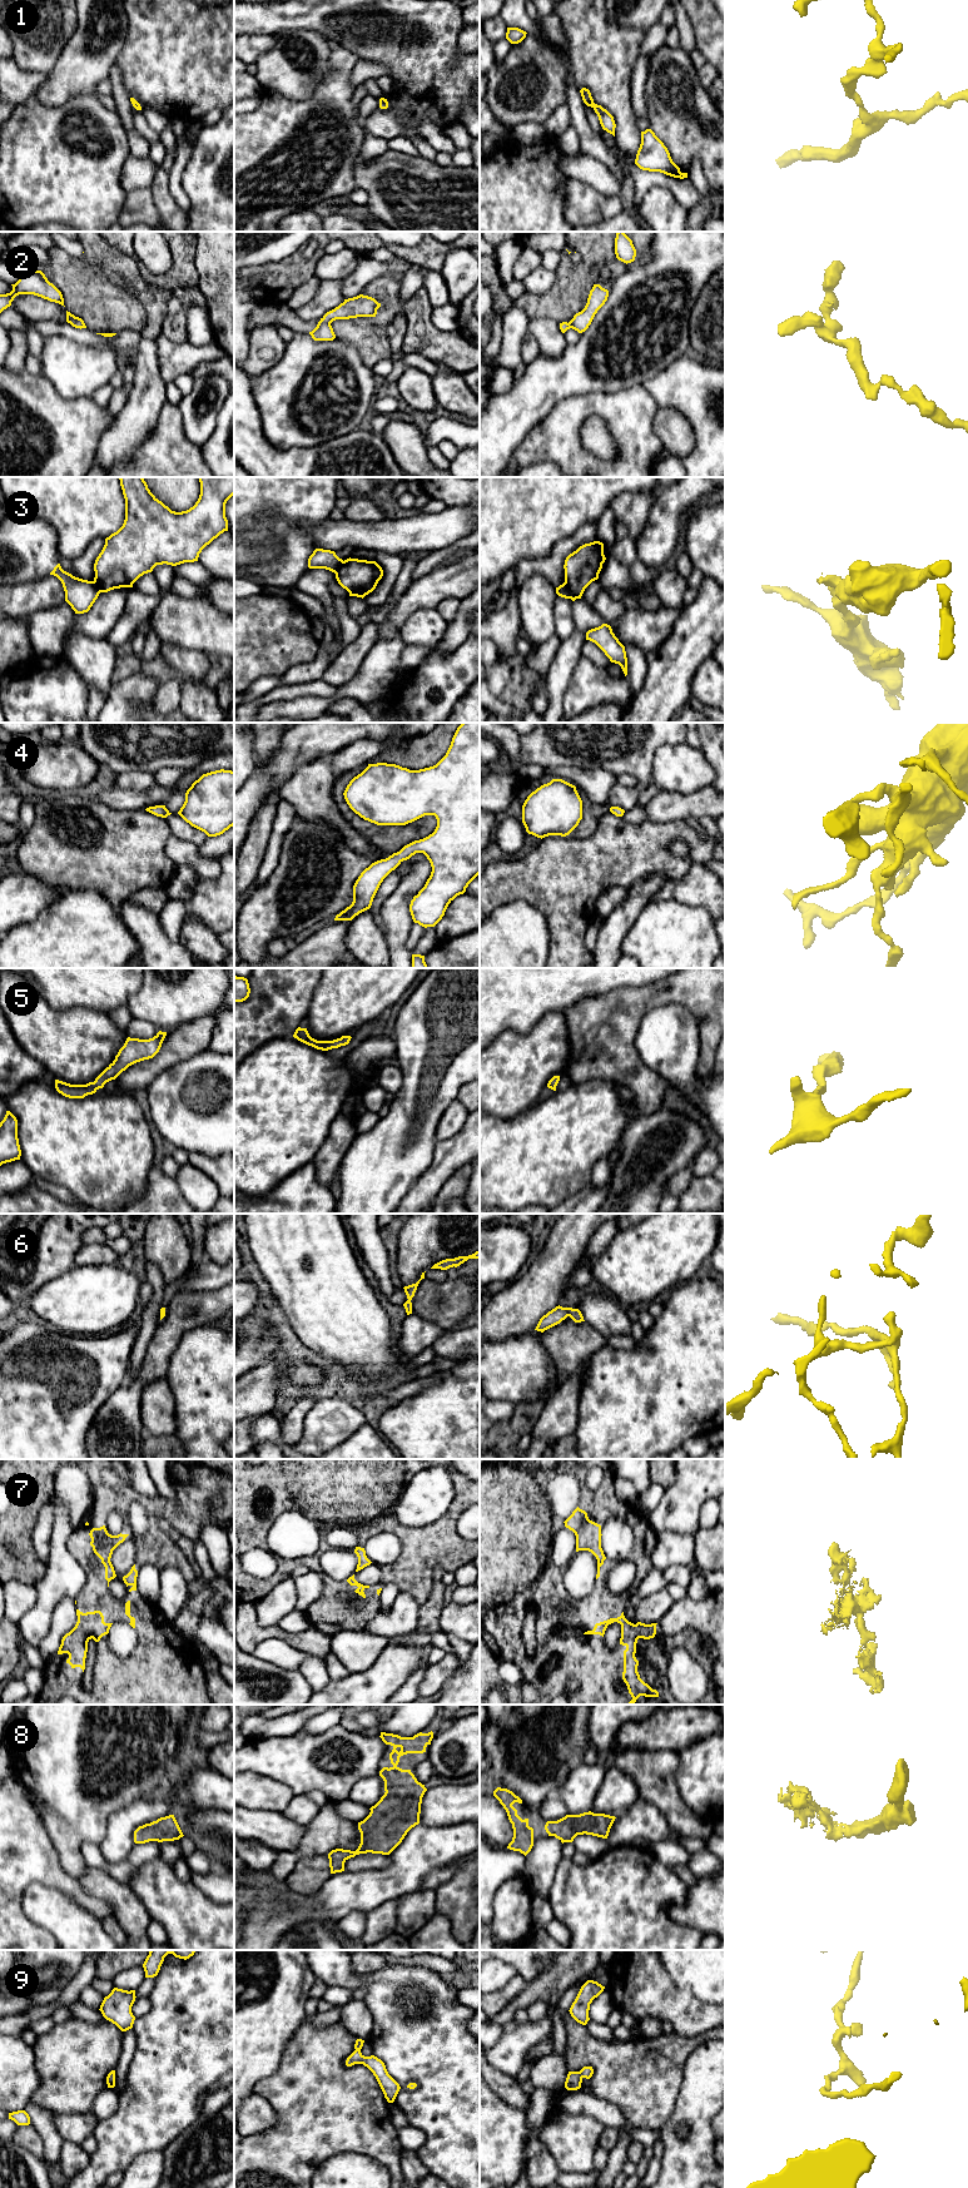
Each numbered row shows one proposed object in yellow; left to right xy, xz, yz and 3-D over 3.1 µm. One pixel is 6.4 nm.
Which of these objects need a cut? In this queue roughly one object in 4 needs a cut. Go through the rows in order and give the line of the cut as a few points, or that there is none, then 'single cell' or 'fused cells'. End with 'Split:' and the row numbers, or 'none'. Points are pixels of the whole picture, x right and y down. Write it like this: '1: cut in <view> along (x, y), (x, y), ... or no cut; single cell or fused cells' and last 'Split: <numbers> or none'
1: no cut; single cell
2: no cut; single cell
3: cut in yz along (564, 583), (567, 590), (576, 598); fused cells
4: no cut; single cell
5: no cut; single cell
6: no cut; single cell
7: no cut; single cell
8: no cut; single cell
9: no cut; single cell
Split: 3

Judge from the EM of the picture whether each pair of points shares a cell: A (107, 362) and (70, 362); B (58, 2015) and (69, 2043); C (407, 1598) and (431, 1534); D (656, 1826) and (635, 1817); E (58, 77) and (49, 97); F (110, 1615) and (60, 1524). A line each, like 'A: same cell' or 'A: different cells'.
A: same cell
B: different cells
C: different cells
D: same cell
E: same cell
F: different cells

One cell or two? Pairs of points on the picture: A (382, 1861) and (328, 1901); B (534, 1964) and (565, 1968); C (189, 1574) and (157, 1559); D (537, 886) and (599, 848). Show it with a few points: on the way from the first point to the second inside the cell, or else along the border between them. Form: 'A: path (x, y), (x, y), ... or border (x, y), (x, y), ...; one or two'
A: border (390, 1855), (390, 1861), (382, 1868), (344, 1871); two
B: border (554, 1963), (527, 1984); two
C: path (182, 1566), (175, 1559), (165, 1559); one
D: path (552, 878), (561, 878), (574, 873), (584, 863); one

